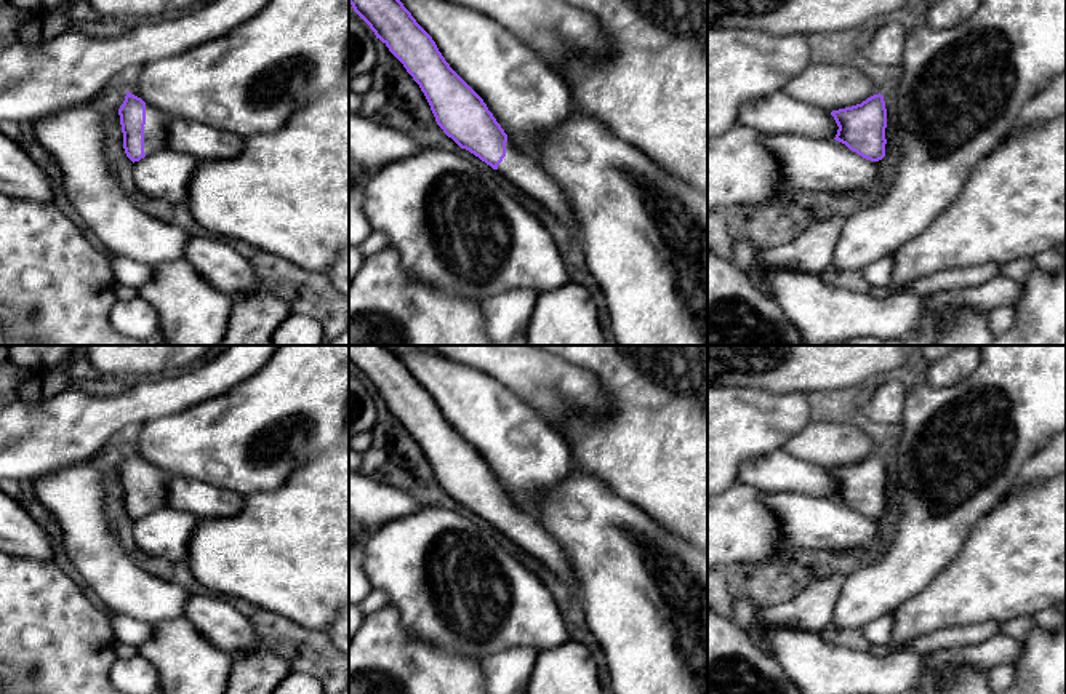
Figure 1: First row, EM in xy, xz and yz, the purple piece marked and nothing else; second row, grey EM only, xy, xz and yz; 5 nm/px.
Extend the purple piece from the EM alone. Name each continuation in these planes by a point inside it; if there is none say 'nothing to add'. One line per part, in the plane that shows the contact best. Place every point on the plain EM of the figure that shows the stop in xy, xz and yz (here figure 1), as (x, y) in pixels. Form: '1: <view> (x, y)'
1: xy (157, 480)

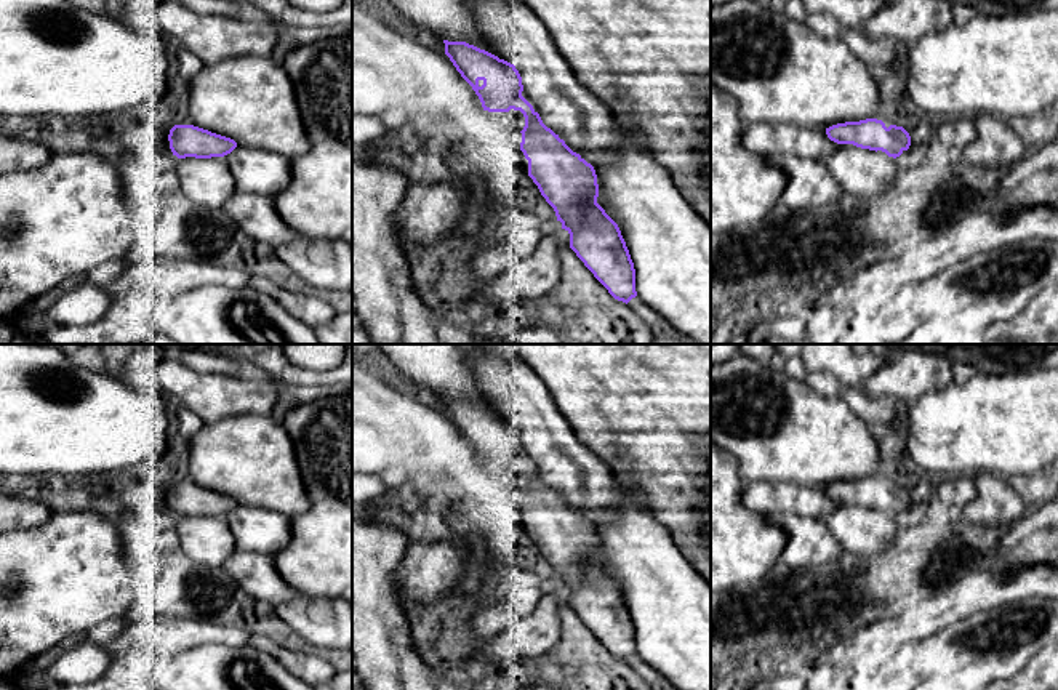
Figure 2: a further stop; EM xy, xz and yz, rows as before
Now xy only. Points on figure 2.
nothing to add

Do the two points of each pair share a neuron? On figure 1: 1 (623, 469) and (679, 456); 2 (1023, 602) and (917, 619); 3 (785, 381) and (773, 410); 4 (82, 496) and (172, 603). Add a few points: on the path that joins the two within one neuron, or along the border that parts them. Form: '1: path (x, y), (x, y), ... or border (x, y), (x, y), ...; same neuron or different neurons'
1: path (637, 456), (665, 456); same neuron
2: path (997, 602), (943, 603); same neuron
3: border (743, 386), (770, 392), (804, 392), (807, 395); different neurons
4: path (85, 526), (87, 536), (141, 590); same neuron

